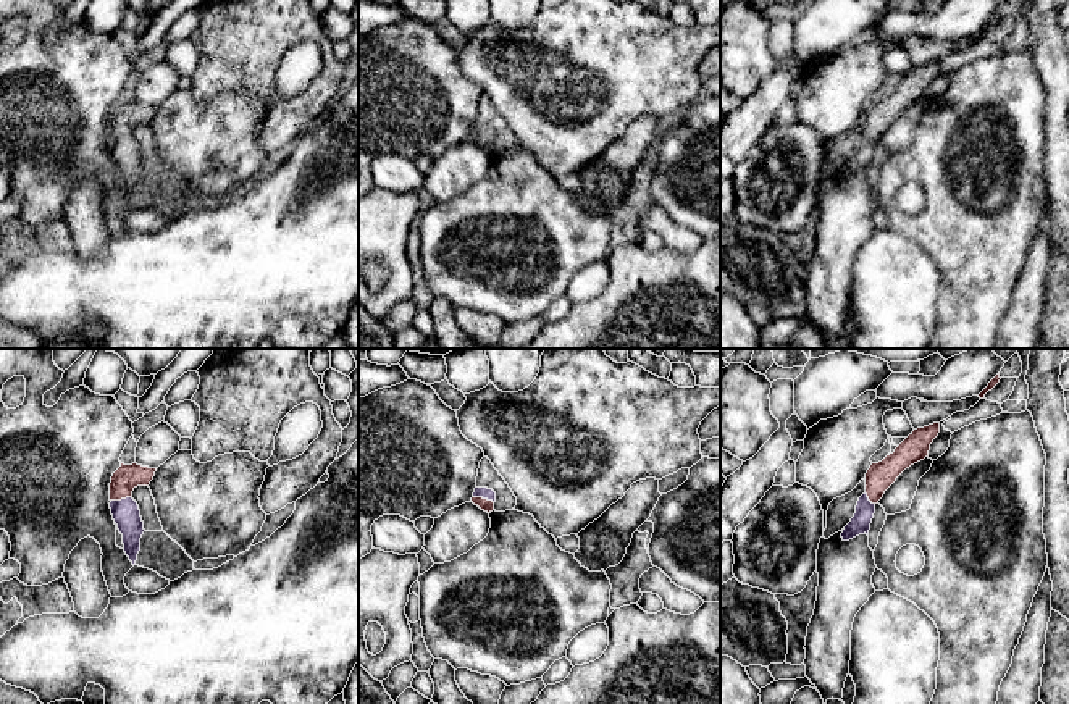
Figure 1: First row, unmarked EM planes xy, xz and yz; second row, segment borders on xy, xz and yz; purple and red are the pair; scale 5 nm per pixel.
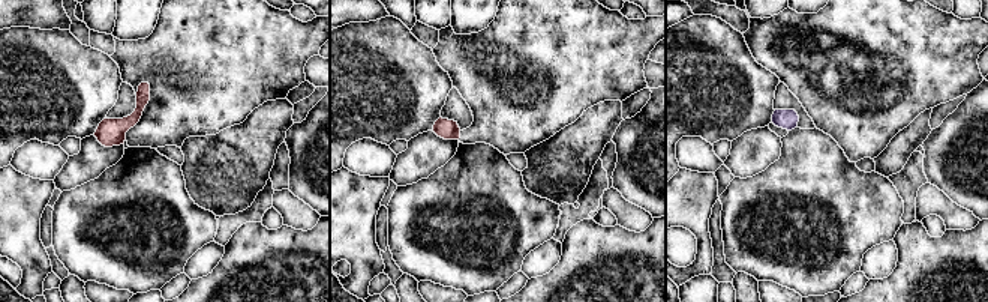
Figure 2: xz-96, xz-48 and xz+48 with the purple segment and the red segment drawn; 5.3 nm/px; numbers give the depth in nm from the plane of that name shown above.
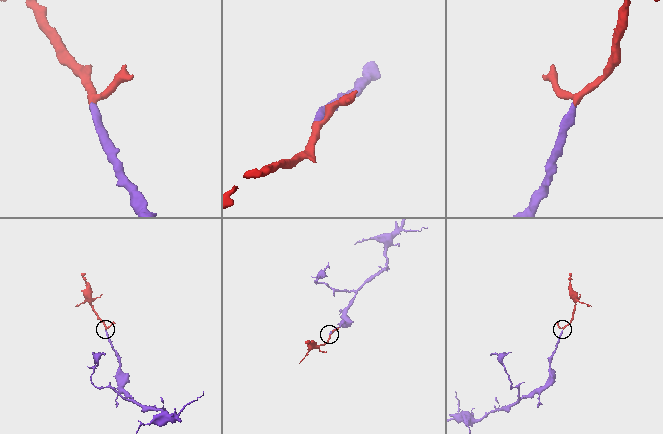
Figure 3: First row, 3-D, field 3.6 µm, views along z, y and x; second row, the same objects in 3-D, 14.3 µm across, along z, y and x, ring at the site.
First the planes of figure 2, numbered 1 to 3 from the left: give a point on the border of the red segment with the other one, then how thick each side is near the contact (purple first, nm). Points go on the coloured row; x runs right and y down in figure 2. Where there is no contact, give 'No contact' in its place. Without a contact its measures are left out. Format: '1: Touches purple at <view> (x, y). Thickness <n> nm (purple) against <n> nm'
1: No contact
2: No contact
3: No contact

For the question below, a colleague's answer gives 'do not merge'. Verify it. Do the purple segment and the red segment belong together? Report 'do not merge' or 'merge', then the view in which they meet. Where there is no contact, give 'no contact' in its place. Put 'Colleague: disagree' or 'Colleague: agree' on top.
Colleague: disagree
merge | xy

